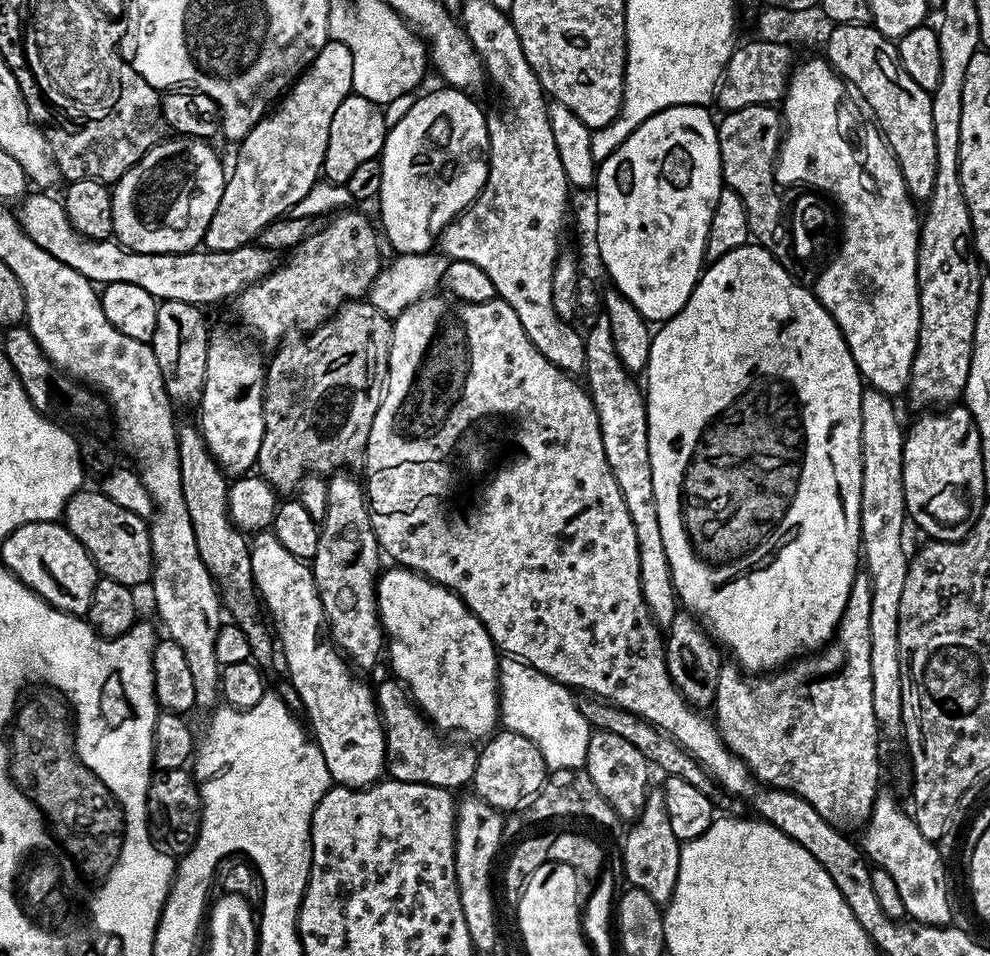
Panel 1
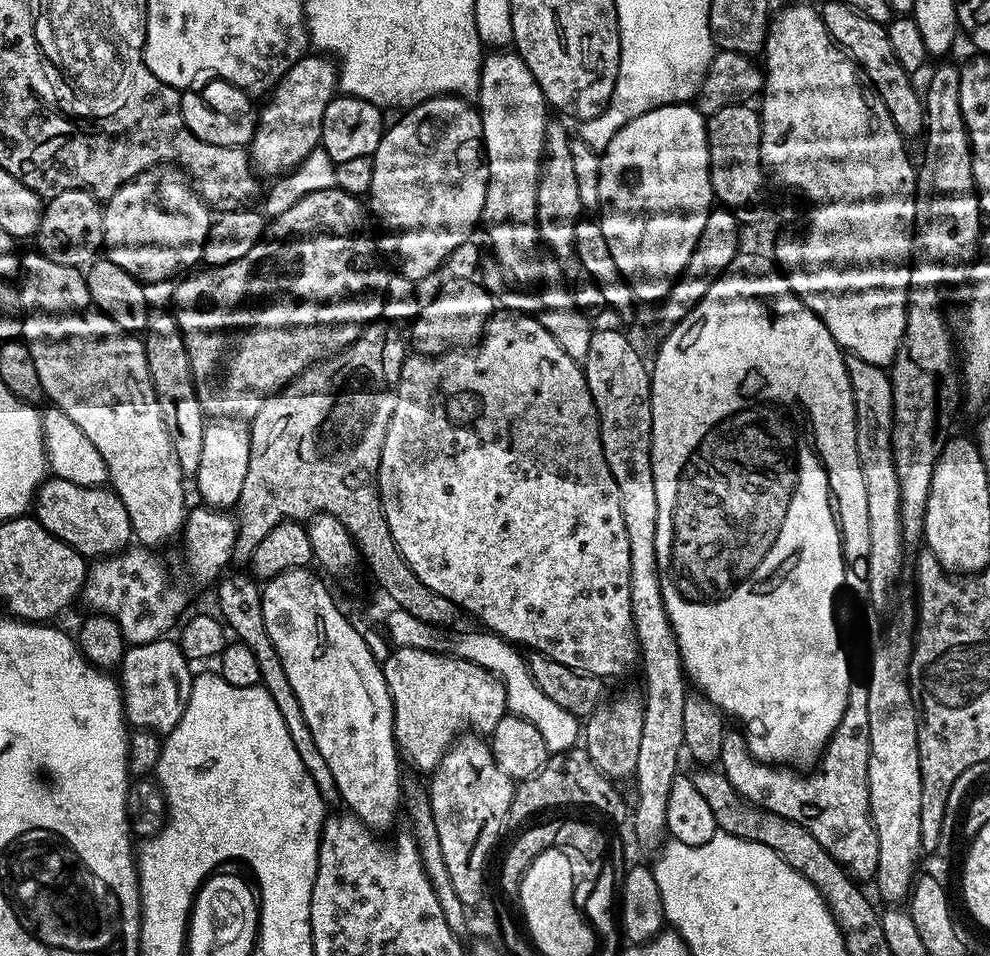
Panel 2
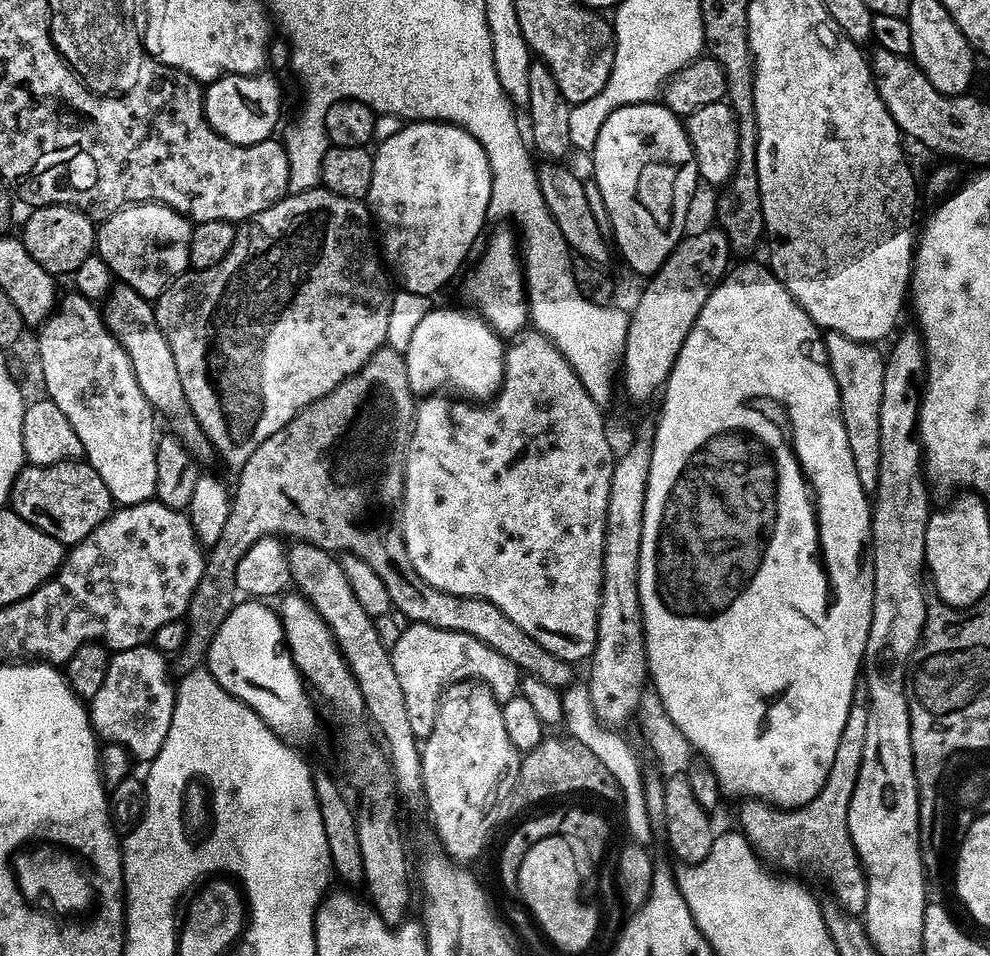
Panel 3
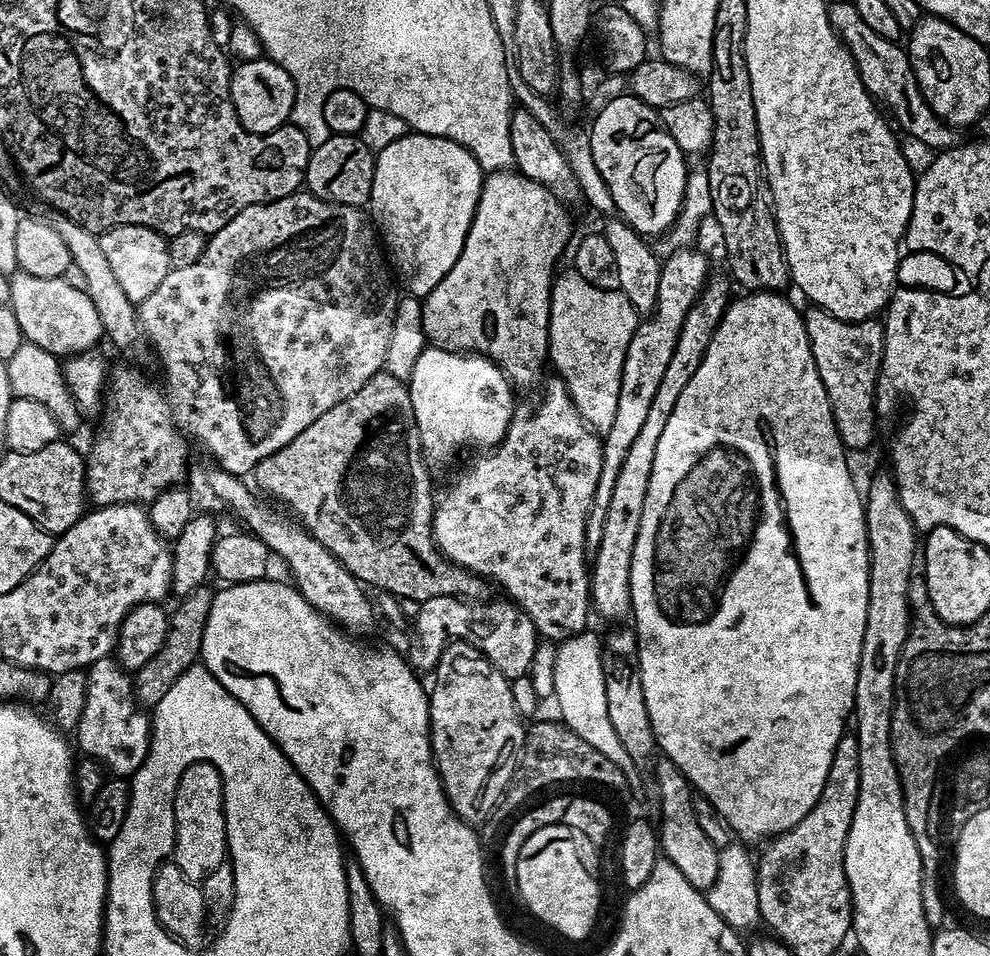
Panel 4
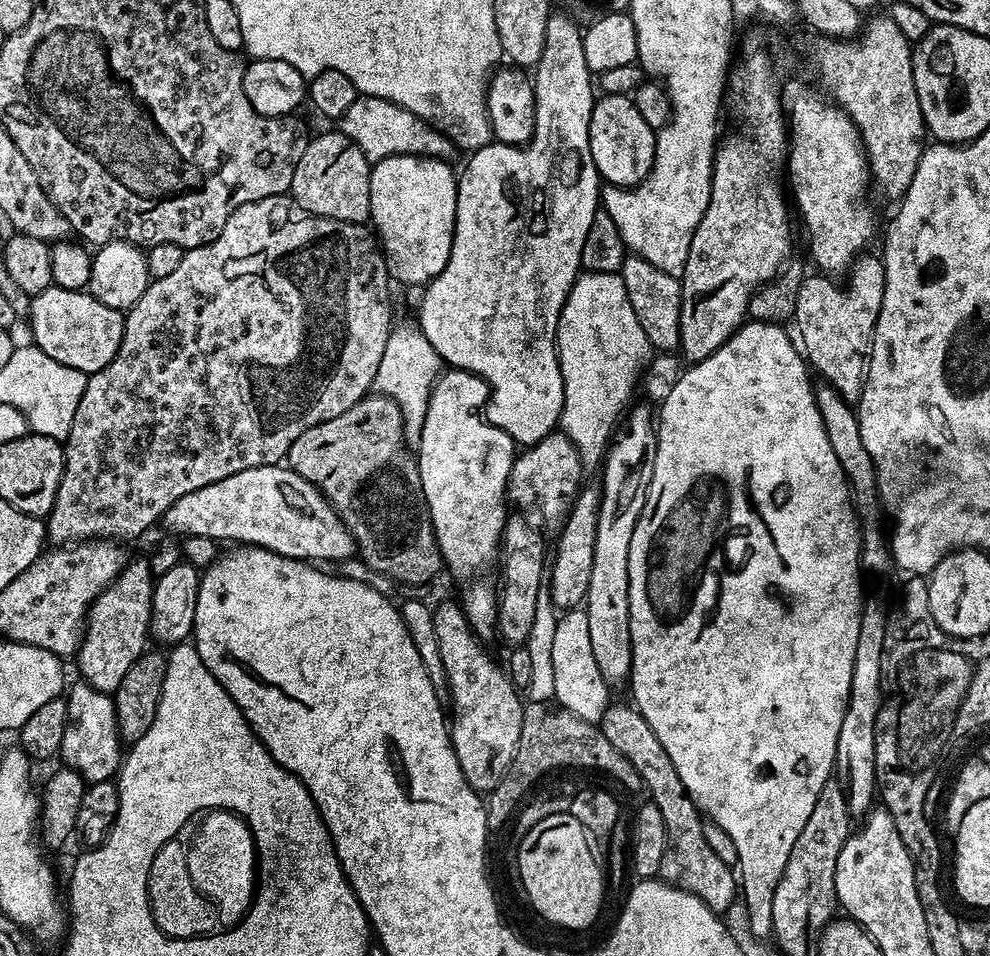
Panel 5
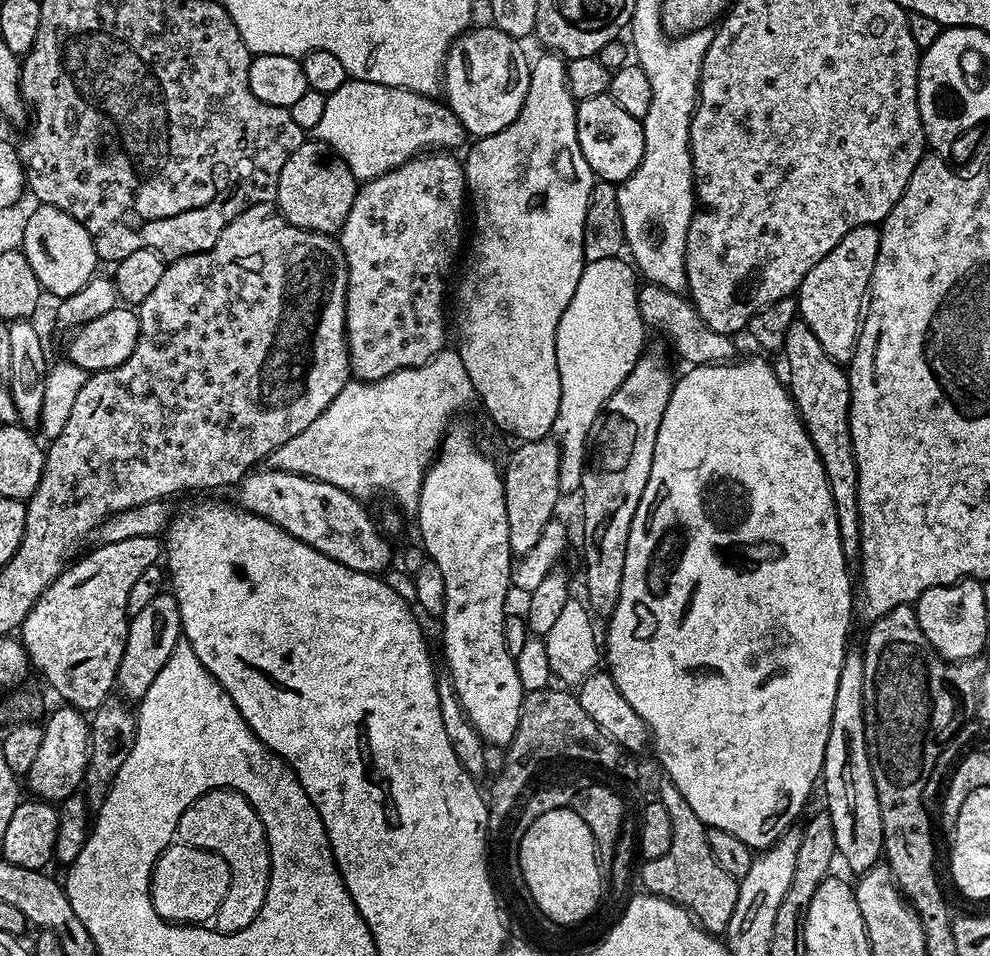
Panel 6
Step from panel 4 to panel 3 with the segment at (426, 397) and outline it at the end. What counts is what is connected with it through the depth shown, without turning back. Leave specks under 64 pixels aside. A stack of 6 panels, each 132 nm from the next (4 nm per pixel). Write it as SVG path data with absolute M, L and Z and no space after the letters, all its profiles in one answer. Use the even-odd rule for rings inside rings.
M429 307L422 322L418 322L417 328L414 329L414 335L410 337L410 346L406 346L403 354L410 390L417 397L423 398L447 390L472 402L487 402L502 386L505 341L482 317L476 315L475 311L464 308Z

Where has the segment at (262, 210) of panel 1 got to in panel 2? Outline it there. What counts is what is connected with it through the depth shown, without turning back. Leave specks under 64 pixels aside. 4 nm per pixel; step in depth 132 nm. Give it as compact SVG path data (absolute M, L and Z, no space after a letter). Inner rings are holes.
M306 54L280 79L267 97L268 105L259 109L256 118L256 129L252 135L250 155L252 167L261 177L274 176L283 178L294 171L315 148L320 147L322 134L322 118L326 114L326 106L338 95L338 68L327 55Z

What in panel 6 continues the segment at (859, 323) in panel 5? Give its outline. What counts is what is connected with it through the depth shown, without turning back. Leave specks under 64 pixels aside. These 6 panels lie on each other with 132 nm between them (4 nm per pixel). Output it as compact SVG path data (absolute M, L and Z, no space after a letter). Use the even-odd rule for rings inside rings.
M874 224L858 226L802 278L798 293L798 316L803 324L814 330L814 338L822 342L822 350L830 354L834 363L847 366L856 349L862 313L866 308L868 283L874 274L874 262L880 249L880 228Z

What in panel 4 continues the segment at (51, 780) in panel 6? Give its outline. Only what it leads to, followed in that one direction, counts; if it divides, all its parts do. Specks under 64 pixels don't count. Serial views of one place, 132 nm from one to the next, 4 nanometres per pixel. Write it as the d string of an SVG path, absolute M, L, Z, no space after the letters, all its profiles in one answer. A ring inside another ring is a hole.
M111 655L98 658L86 670L88 685L81 720L74 731L81 753L92 756L113 777L130 778L142 766L152 741L152 722L149 713L136 703L133 677L124 671L120 661Z

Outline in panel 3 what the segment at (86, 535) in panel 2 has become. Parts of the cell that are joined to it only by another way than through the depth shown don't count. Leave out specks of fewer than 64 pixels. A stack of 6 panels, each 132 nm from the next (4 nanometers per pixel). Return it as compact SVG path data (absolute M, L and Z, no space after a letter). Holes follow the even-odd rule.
M83 459L67 460L50 466L28 464L14 478L10 507L26 522L50 534L58 543L71 546L82 542L90 530L112 515L114 501L106 482Z

